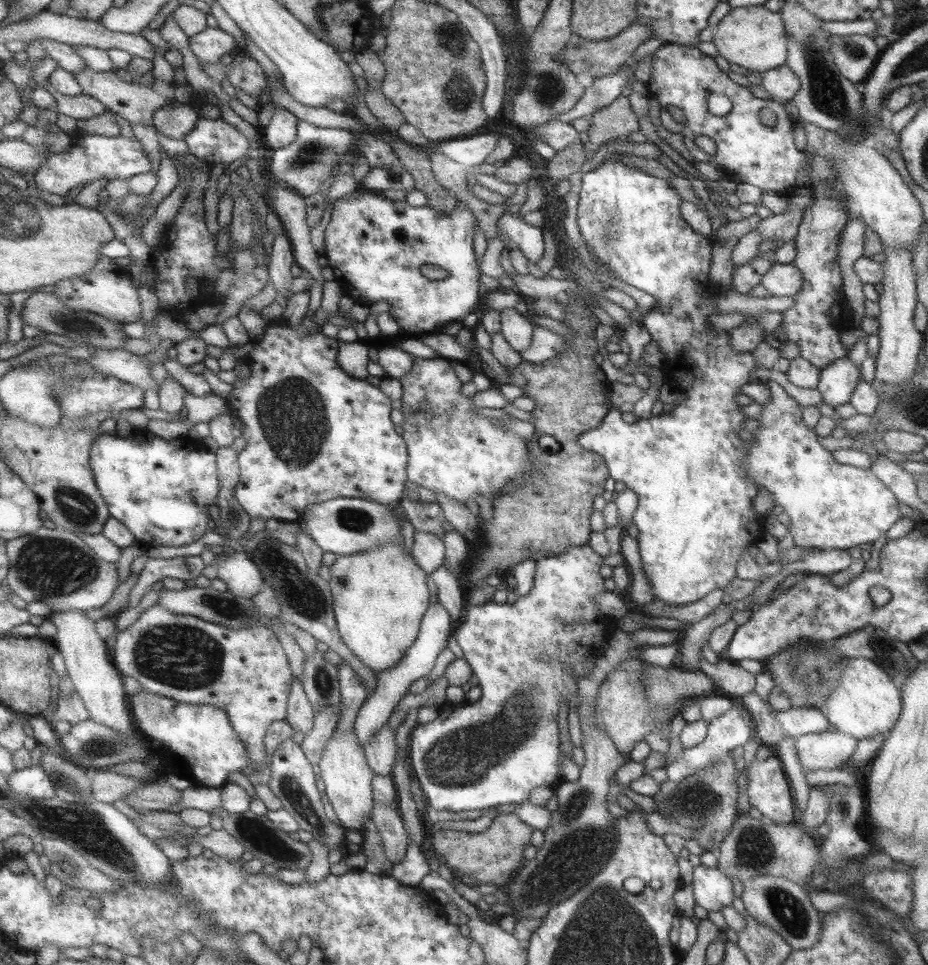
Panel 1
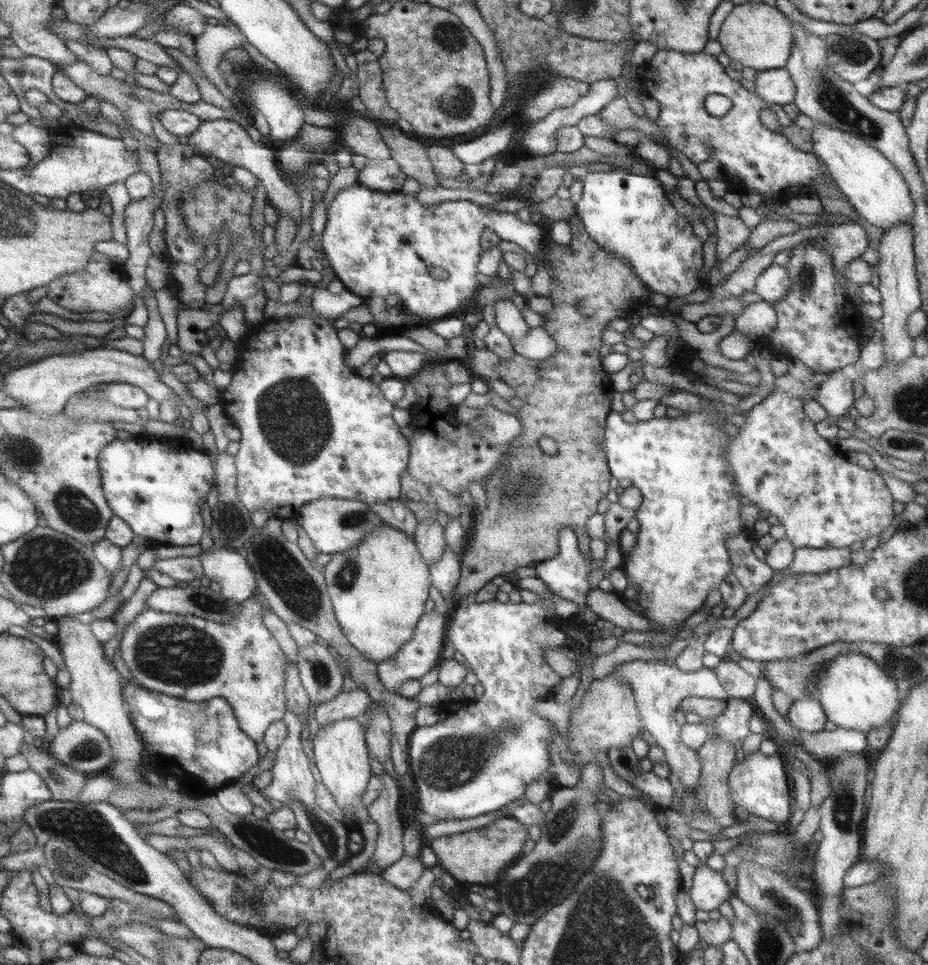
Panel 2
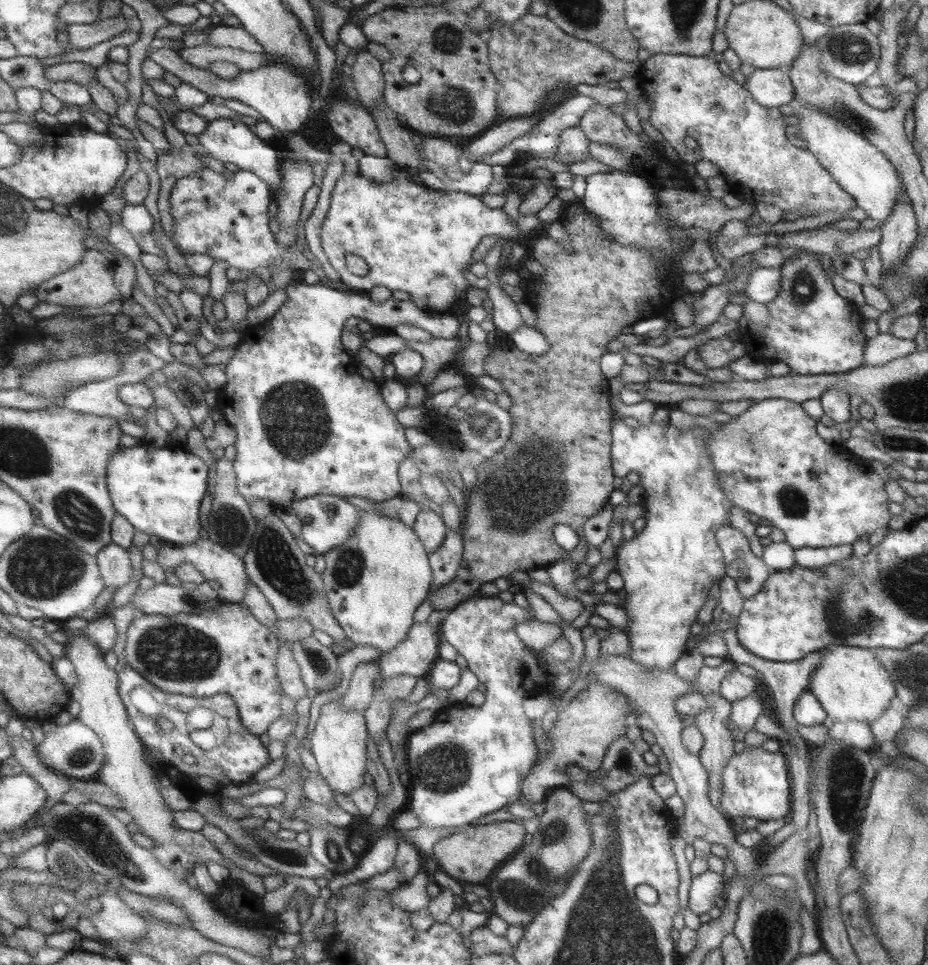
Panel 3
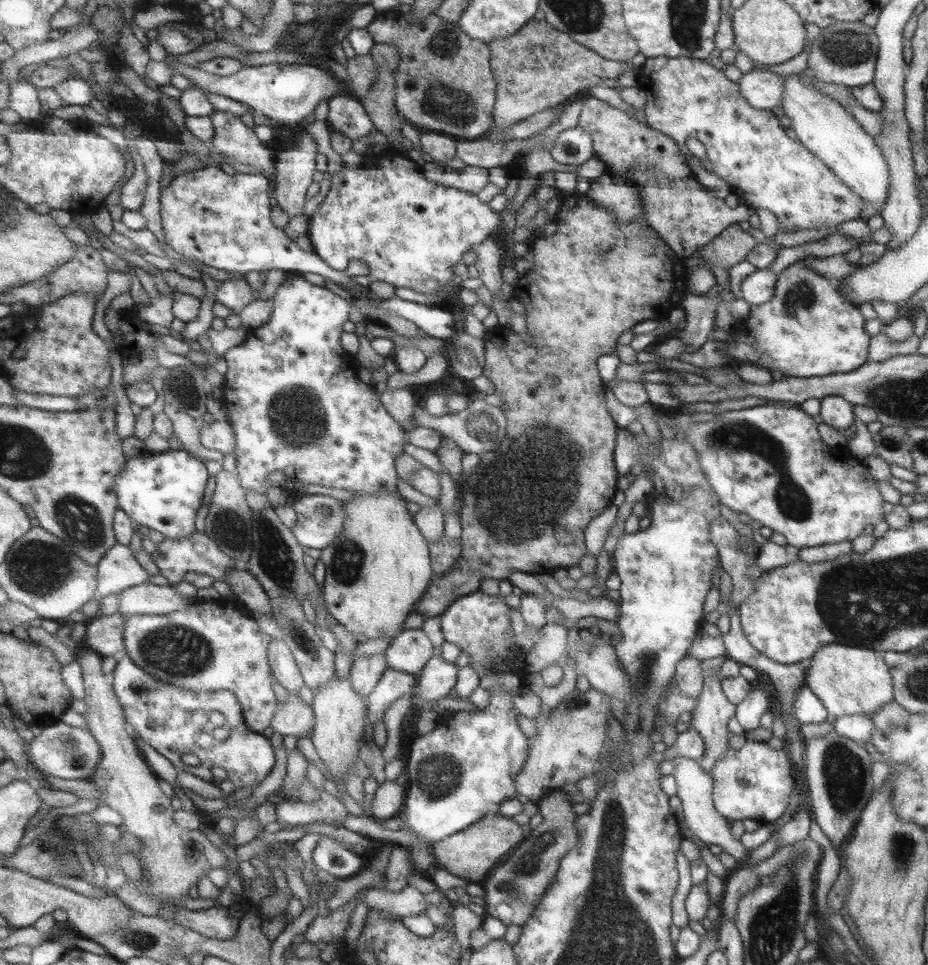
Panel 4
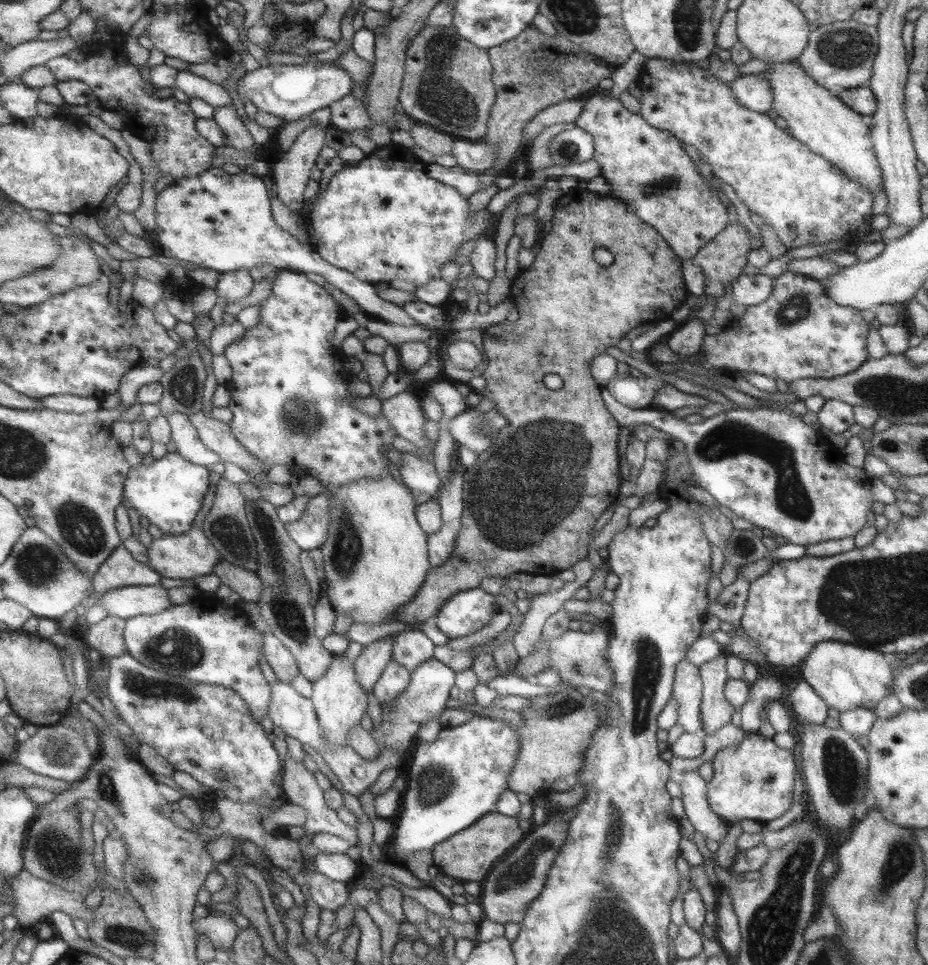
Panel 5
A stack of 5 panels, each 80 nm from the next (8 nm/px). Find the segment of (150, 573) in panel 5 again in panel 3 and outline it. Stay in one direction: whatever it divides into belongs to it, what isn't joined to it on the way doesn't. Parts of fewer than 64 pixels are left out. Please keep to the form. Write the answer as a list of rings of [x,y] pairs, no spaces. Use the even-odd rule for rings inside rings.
[[[112,542],[96,552],[96,563],[99,565],[105,587],[117,589],[131,578],[132,571],[127,555],[125,548]]]

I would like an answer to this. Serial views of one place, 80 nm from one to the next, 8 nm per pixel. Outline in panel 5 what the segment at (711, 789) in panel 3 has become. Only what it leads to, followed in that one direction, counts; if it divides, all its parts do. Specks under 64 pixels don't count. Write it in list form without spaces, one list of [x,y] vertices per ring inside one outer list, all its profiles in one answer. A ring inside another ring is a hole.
[[[721,654],[714,660],[698,667],[702,682],[702,697],[699,703],[700,721],[703,733],[711,735],[724,724],[730,722],[734,706],[724,697],[724,685],[729,677],[725,671],[726,655]]]

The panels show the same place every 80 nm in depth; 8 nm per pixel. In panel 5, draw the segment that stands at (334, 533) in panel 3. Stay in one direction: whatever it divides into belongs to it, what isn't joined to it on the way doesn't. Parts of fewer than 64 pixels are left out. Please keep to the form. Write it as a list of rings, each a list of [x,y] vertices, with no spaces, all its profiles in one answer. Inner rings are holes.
[[[319,493],[306,502],[297,520],[284,524],[288,535],[301,550],[320,548],[325,542],[330,523],[329,509],[327,496]]]

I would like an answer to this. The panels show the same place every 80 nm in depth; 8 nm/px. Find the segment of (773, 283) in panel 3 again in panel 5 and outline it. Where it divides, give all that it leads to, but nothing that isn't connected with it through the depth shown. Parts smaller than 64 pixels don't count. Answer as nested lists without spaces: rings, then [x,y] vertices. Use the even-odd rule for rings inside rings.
[[[765,274],[738,276],[731,283],[733,304],[743,304],[743,306],[749,307],[767,300],[772,291],[772,279]]]

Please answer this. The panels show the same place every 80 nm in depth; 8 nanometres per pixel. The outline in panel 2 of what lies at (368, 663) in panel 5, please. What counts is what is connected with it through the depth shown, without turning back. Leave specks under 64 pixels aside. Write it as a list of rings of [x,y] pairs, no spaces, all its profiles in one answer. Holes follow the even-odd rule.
[[[355,684],[355,690],[341,692],[333,700],[316,704],[313,716],[317,726],[323,729],[326,724],[332,724],[342,718],[357,718],[370,706],[371,700],[364,690]]]

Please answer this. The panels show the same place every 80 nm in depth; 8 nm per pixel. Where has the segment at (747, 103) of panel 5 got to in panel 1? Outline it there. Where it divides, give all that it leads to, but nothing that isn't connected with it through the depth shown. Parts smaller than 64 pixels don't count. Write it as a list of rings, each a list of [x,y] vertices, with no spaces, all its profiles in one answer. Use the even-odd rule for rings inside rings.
[[[781,65],[763,72],[760,85],[771,94],[771,99],[784,103],[799,90],[800,82],[787,65]]]

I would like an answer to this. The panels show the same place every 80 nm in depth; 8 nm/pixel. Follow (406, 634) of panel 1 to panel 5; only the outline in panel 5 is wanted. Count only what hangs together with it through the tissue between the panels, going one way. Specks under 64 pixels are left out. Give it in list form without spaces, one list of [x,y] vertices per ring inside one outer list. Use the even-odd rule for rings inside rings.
[[[389,474],[388,476],[382,476],[381,478],[365,478],[359,482],[352,482],[352,484],[342,484],[341,486],[335,486],[329,488],[331,494],[327,496],[329,501],[329,514],[330,523],[328,526],[328,535],[325,542],[320,546],[320,552],[322,554],[324,580],[327,588],[325,589],[325,595],[328,598],[330,606],[337,614],[348,614],[353,616],[359,616],[362,624],[367,625],[379,625],[387,622],[392,622],[391,617],[393,613],[399,609],[399,607],[409,603],[411,598],[415,597],[417,589],[424,583],[425,575],[432,568],[428,559],[426,538],[428,534],[425,534],[421,530],[419,523],[415,516],[415,498],[411,496],[412,490],[409,489],[403,482],[395,481]]]

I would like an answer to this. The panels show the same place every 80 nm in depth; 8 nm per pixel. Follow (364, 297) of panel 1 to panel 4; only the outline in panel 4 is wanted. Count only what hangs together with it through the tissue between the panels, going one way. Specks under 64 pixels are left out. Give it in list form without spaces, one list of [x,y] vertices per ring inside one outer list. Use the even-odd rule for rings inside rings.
[[[391,147],[375,157],[369,167],[353,170],[343,168],[333,174],[327,195],[309,217],[306,234],[313,252],[333,271],[345,271],[351,259],[361,260],[367,266],[367,275],[350,276],[359,286],[369,286],[375,280],[387,282],[394,288],[410,288],[421,294],[434,294],[453,280],[453,265],[461,263],[461,257],[487,236],[503,228],[499,211],[493,211],[487,203],[481,203],[473,194],[455,188],[433,184],[425,180],[421,168],[403,151]]]

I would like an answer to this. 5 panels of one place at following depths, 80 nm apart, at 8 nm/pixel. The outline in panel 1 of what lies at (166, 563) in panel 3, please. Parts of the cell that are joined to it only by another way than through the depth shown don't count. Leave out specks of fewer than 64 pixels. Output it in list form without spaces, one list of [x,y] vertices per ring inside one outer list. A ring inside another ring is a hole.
[[[234,552],[211,565],[216,568],[216,578],[223,580],[226,591],[235,597],[253,598],[264,586],[258,568],[245,552]]]

